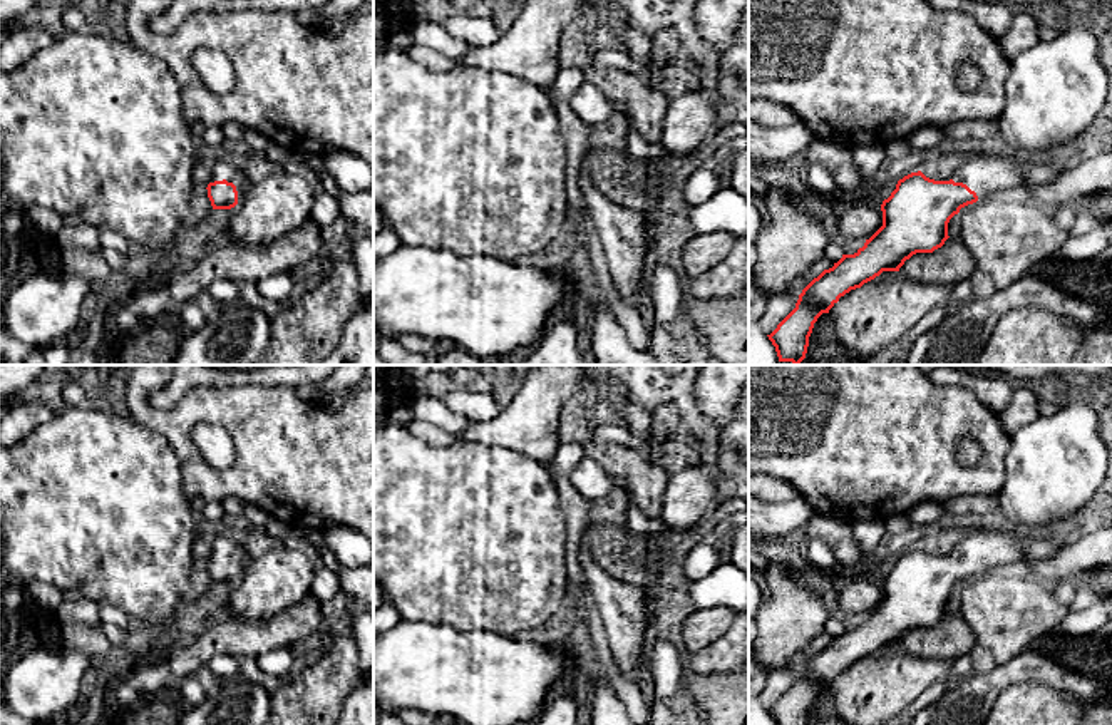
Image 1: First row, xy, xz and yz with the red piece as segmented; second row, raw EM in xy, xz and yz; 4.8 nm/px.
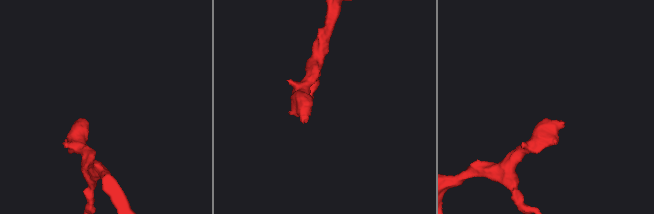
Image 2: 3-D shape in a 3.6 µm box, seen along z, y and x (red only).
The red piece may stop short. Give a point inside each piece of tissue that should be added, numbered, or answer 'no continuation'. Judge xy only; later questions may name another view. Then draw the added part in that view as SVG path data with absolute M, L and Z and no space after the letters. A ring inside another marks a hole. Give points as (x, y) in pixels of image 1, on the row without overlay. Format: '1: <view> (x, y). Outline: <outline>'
1: xy (221, 545). Outline: M218 531L216 539L211 542L211 556L209 558L223 556L223 554L226 554L228 558L233 558L238 566L238 579L239 579L243 576L243 571L246 566L245 554L248 551L255 553L256 542L250 549L246 549L241 544L238 544L236 541L226 537L223 532Z

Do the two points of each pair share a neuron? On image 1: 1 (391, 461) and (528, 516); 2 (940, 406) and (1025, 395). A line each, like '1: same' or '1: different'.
1: same
2: different

